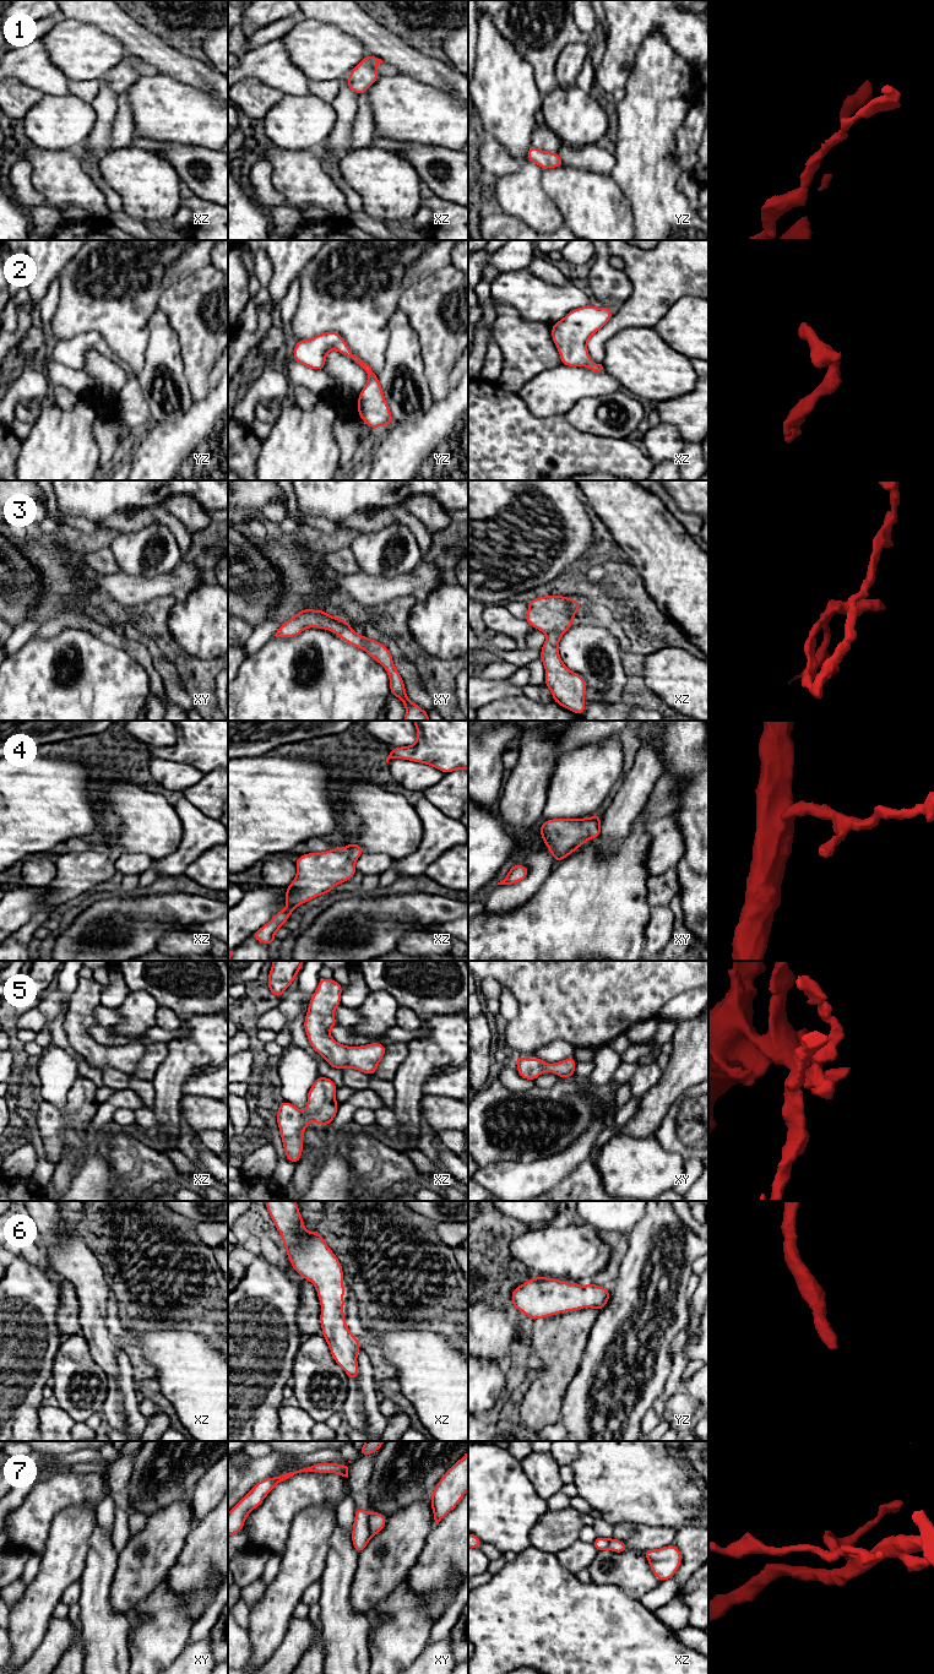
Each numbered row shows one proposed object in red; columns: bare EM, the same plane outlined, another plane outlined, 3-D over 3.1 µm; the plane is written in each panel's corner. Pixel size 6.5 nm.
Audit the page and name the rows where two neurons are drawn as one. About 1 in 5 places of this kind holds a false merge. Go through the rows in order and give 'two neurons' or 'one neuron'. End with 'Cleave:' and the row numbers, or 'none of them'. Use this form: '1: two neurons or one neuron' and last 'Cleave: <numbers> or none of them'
1: one neuron
2: one neuron
3: one neuron
4: one neuron
5: one neuron
6: one neuron
7: two neurons
Cleave: 7

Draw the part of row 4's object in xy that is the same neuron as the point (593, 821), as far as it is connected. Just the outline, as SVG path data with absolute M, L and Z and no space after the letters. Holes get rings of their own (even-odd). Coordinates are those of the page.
M596 814L588 819L544 820L539 831L558 864L591 838L599 837L601 815Z

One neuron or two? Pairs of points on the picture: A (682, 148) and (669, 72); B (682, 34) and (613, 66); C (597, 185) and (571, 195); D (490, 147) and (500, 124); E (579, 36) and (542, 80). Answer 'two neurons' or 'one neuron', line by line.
A: two neurons
B: one neuron
C: one neuron
D: two neurons
E: one neuron

